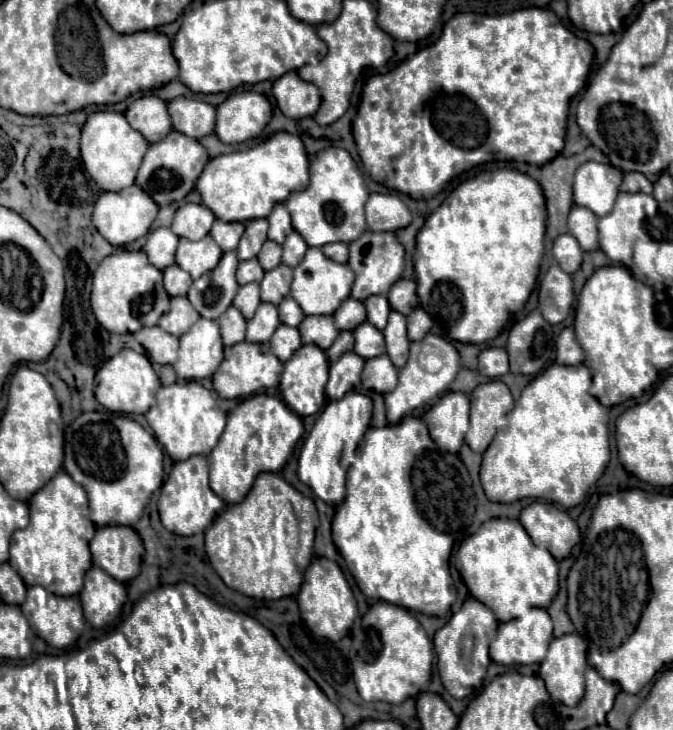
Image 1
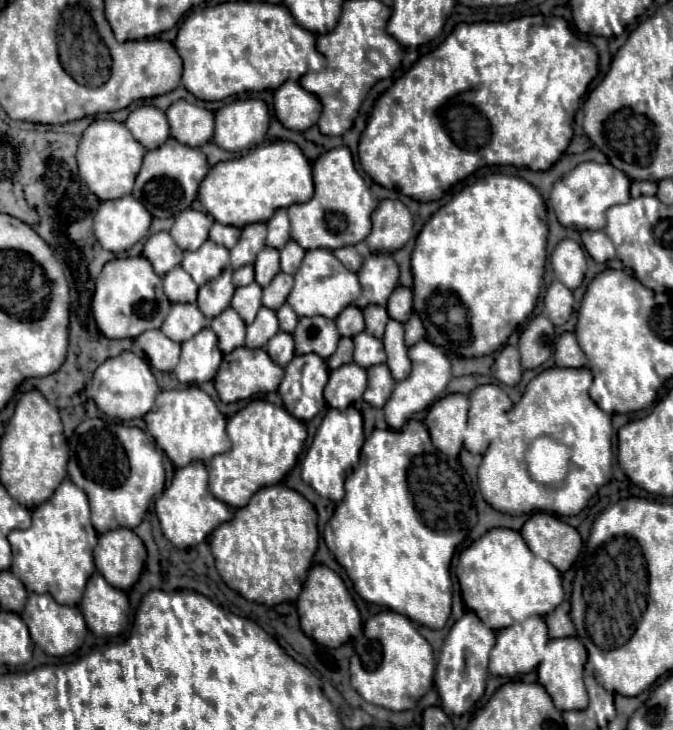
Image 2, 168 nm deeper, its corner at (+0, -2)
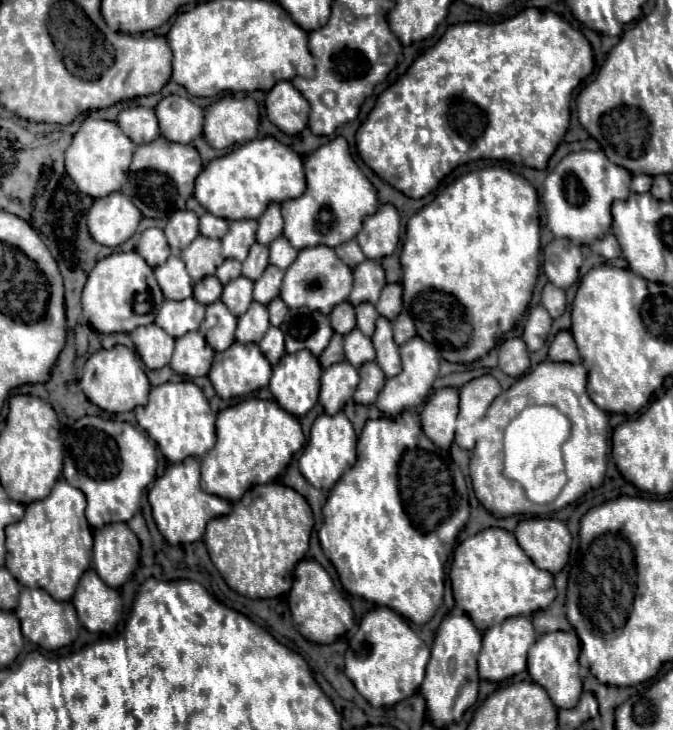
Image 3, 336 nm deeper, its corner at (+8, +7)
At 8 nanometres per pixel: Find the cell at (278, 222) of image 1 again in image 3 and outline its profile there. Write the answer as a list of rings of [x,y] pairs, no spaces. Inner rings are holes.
[[[269,204],[265,214],[259,218],[259,230],[257,230],[257,242],[259,244],[271,244],[275,238],[279,238],[283,232],[283,216],[279,212],[279,204]]]

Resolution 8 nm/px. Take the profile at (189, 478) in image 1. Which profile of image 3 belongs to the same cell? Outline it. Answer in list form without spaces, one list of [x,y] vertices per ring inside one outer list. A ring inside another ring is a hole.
[[[187,458],[179,464],[171,464],[149,490],[149,504],[153,508],[153,518],[157,522],[159,532],[167,538],[169,544],[191,544],[201,540],[205,534],[205,526],[211,518],[225,516],[231,512],[231,502],[201,490],[197,458]]]

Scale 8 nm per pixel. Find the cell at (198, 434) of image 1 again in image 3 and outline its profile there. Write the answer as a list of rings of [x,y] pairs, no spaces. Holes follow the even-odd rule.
[[[165,382],[161,386],[153,386],[149,392],[147,406],[135,408],[135,416],[139,426],[149,434],[151,440],[157,442],[159,450],[169,462],[181,462],[187,456],[203,456],[215,444],[215,412],[209,408],[209,402],[203,390],[189,382]]]

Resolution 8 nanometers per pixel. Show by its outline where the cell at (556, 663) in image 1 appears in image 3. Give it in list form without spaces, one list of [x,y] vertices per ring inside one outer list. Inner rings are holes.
[[[547,632],[537,638],[537,642],[531,646],[529,660],[527,660],[527,672],[531,680],[547,690],[551,696],[551,702],[557,708],[573,708],[579,702],[581,696],[581,678],[579,678],[579,656],[581,644],[577,634],[571,632]]]

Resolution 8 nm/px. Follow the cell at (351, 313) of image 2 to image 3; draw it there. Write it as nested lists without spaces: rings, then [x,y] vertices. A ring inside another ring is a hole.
[[[349,302],[337,304],[333,308],[333,312],[329,314],[329,318],[331,318],[333,330],[339,334],[347,334],[355,328],[355,312],[353,312],[353,306]]]

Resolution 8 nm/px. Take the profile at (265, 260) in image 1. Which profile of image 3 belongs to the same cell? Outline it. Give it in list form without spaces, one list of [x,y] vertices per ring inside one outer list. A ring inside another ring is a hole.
[[[255,242],[249,250],[247,260],[243,262],[243,276],[251,280],[259,280],[259,276],[265,272],[267,266],[269,266],[269,248]]]

